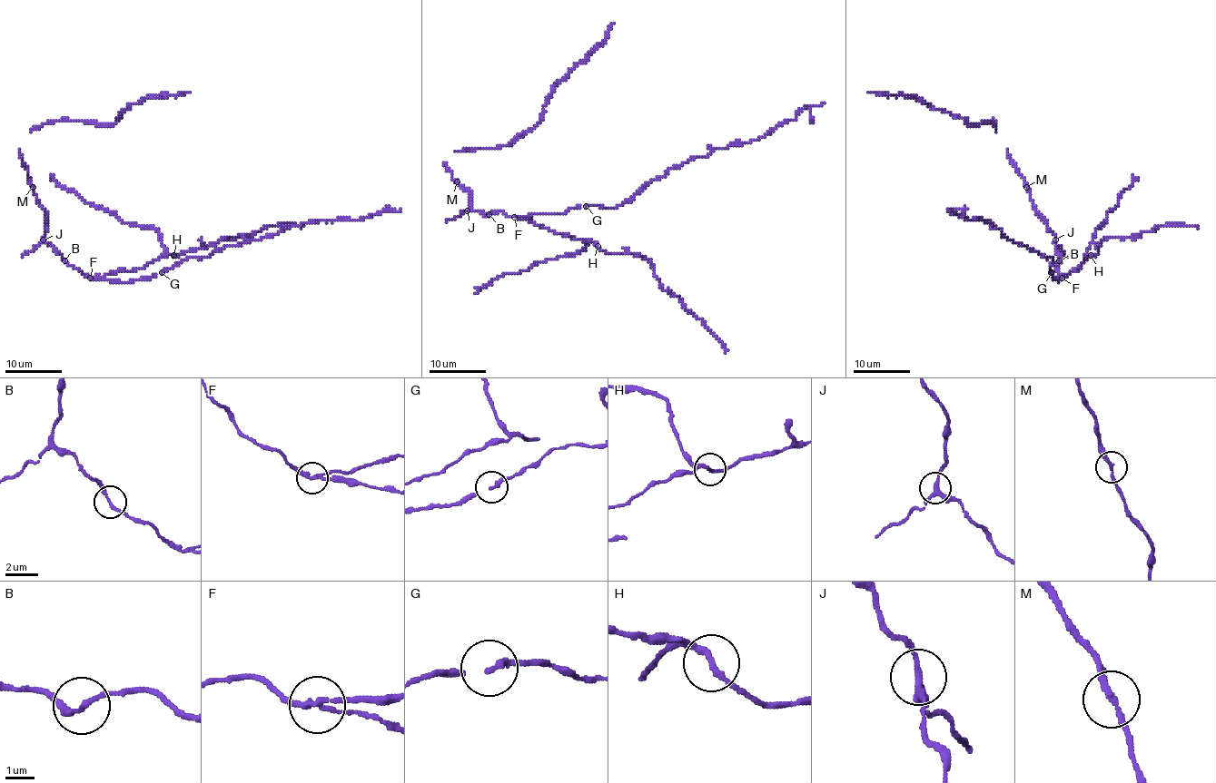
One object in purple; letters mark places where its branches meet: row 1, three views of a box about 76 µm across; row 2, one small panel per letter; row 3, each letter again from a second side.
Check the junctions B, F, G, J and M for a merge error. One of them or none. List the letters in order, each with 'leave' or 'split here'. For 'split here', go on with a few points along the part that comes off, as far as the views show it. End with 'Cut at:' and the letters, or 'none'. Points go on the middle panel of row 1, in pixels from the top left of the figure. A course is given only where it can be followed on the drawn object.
B: leave
F: split here | (514, 217), (530, 220), (578, 239), (592, 239), (609, 254), (645, 257), (660, 286), (676, 295), (726, 352)
G: leave
J: leave
M: leave
Cut at: F

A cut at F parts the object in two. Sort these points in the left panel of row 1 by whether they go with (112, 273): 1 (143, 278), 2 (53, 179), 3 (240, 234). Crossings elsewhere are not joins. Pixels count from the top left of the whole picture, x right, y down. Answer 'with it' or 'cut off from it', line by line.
1: cut off from it
2: with it
3: with it

